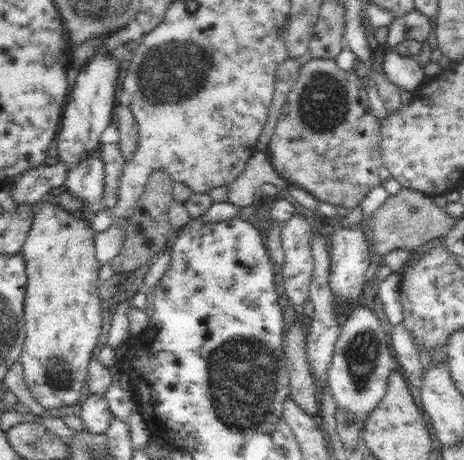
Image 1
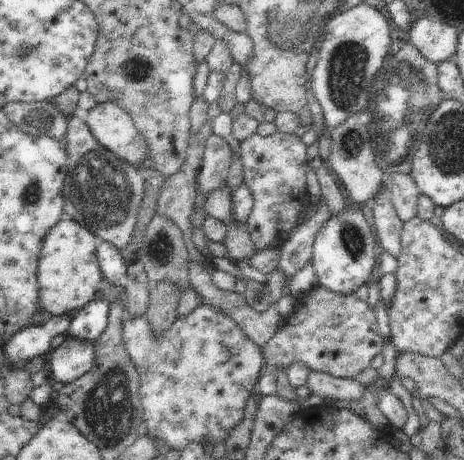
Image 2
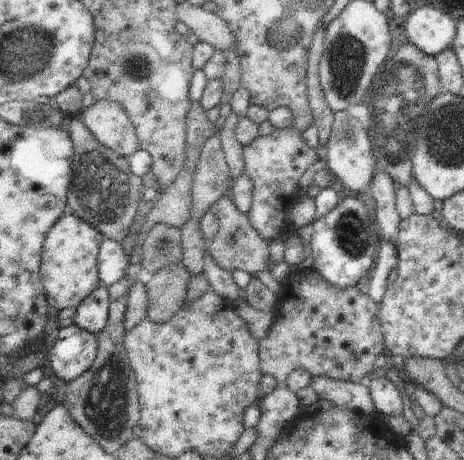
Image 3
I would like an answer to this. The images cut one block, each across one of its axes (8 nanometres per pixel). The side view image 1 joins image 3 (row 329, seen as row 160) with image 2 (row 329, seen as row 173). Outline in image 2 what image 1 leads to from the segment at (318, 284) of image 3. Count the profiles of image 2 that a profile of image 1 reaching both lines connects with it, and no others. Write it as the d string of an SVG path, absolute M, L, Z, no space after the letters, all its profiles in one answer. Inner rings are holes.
M317 284L311 292L295 300L293 312L279 322L277 332L261 348L261 356L265 366L283 366L287 370L291 364L301 362L311 372L355 380L383 348L385 330L379 326L377 314L367 300L359 300L355 292L343 296Z

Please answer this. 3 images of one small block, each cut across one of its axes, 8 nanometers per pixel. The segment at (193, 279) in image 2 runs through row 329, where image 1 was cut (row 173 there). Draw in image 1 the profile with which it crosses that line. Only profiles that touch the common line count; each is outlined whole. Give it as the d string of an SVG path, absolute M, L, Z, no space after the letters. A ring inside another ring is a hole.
M255 150L251 154L251 158L247 160L245 170L233 182L225 184L227 186L225 202L235 208L253 206L253 204L257 204L257 198L259 198L259 186L267 184L267 182L277 186L279 190L285 190L285 186L287 186L287 180L283 180L275 172L267 152Z

